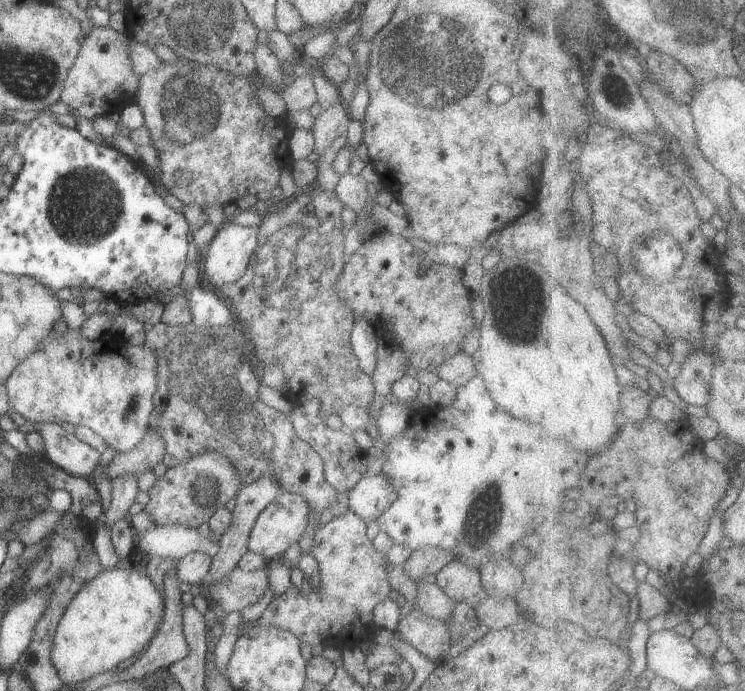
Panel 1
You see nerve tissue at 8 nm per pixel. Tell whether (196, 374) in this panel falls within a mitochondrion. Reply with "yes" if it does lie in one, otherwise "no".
yes

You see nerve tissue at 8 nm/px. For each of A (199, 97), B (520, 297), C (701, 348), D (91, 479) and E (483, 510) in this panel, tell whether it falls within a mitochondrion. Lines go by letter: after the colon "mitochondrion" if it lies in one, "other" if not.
A: mitochondrion
B: mitochondrion
C: other
D: other
E: mitochondrion

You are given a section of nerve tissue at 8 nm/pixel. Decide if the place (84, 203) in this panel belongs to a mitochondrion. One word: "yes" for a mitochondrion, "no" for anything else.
yes

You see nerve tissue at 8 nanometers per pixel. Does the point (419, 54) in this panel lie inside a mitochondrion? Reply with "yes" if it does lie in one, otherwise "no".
yes

